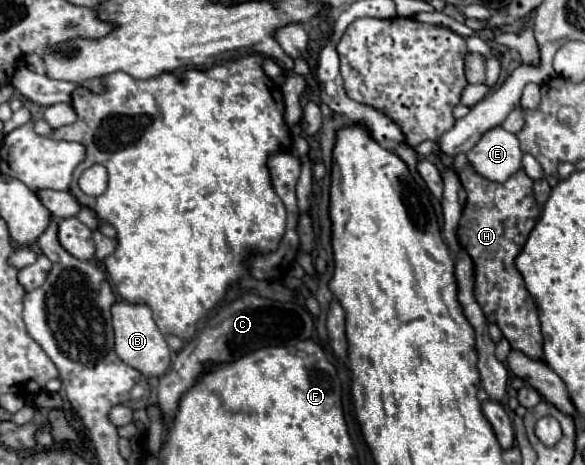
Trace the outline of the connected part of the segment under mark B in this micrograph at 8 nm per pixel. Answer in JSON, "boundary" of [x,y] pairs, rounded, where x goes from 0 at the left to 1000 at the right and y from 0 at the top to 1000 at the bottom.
{"boundary":[[[197,647],[190,660],[193,682],[193,712],[197,712],[197,755],[200,763],[238,802],[251,811],[279,806],[292,781],[289,746],[282,738],[279,716],[268,708],[258,665],[248,652],[221,652],[221,647]]]}

